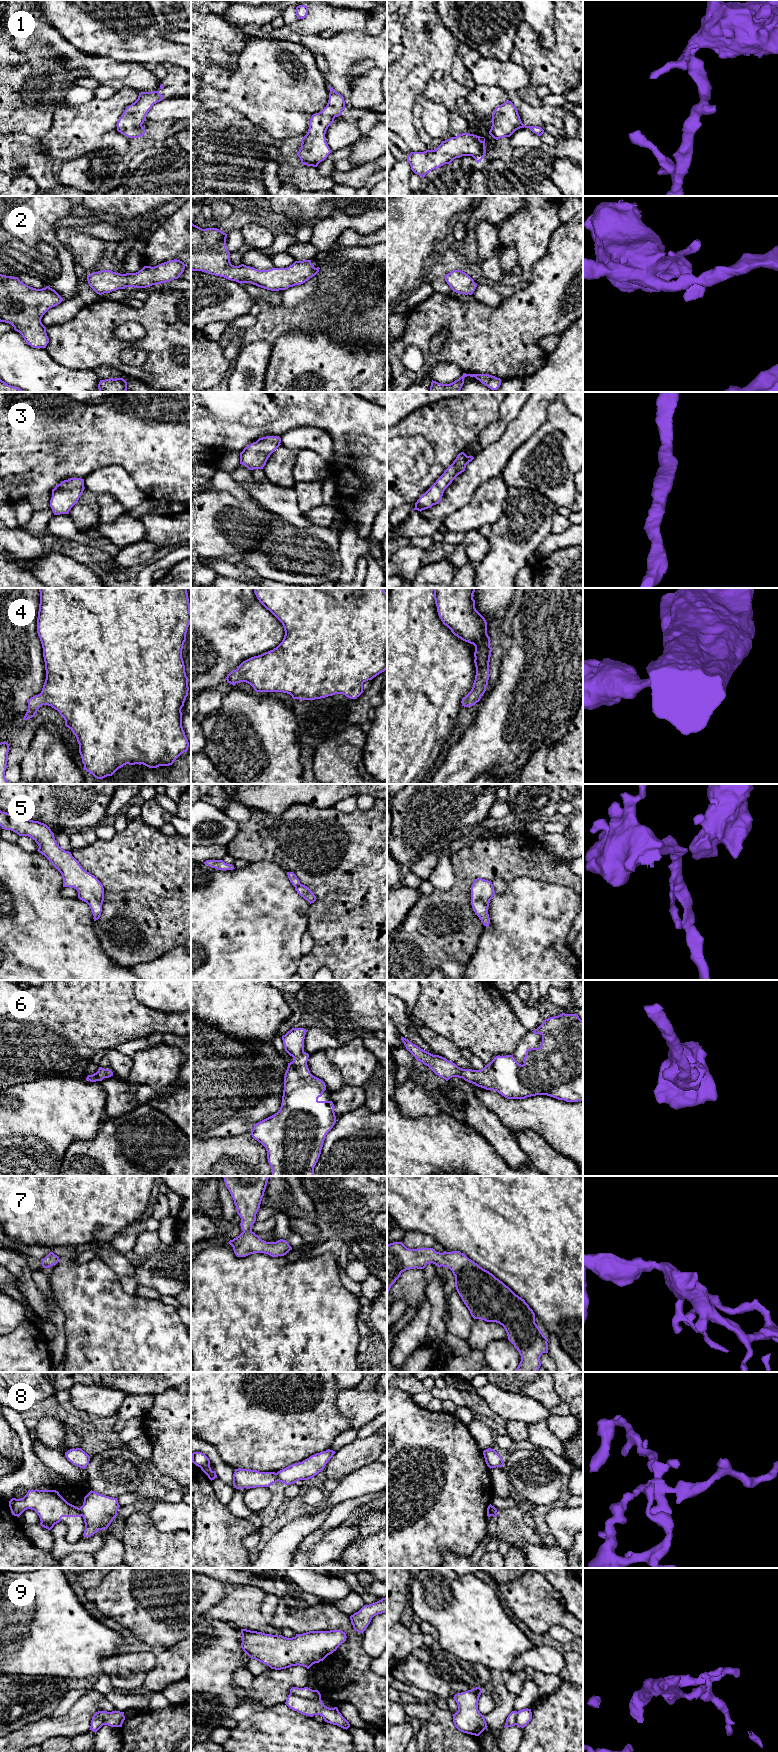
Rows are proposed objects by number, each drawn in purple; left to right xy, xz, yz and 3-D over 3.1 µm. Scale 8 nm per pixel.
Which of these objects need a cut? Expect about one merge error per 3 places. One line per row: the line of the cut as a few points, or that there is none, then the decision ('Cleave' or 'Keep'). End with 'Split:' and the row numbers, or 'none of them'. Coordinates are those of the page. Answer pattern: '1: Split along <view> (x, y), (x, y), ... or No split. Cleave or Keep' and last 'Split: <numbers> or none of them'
1: No split. Keep
2: No split. Keep
3: No split. Keep
4: No split. Keep
5: No split. Keep
6: No split. Keep
7: No split. Keep
8: Split along xy (78, 1508), (82, 1515). Cleave
9: Split along xz (290, 1692), (306, 1699), (320, 1699). Cleave
Split: 8, 9

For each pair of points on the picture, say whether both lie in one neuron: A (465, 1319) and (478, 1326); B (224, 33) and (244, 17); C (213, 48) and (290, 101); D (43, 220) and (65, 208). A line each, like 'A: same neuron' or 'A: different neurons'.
A: different neurons
B: different neurons
C: different neurons
D: same neuron

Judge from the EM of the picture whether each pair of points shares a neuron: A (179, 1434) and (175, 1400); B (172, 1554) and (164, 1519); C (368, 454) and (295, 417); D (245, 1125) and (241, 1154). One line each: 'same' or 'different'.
A: same
B: different
C: same
D: different

